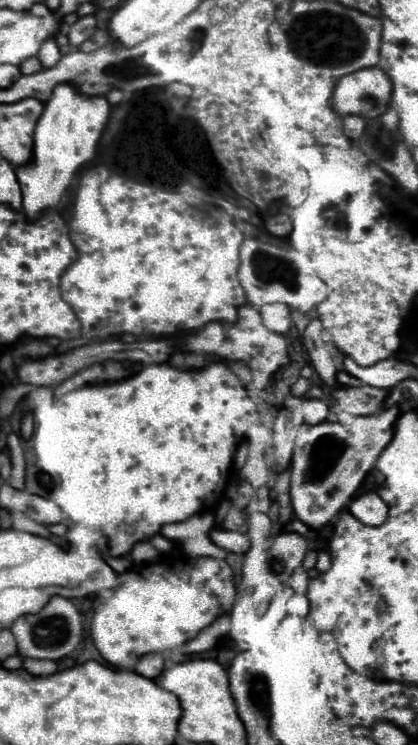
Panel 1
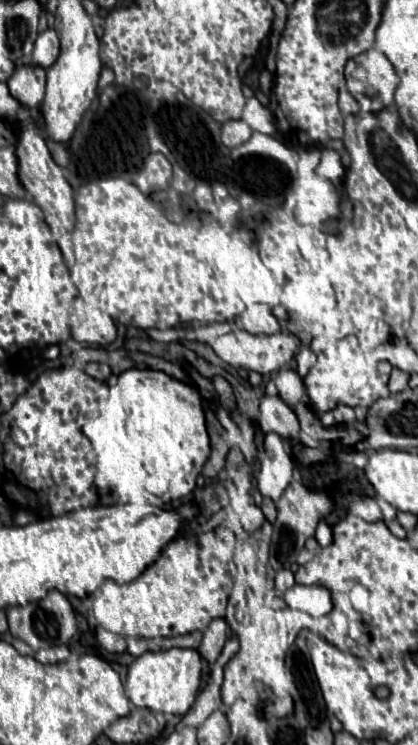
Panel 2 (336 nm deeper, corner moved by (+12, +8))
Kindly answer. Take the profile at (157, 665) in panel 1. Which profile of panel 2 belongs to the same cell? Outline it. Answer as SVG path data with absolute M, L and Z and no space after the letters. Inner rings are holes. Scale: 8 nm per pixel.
M96 627L96 639L98 639L98 643L100 643L106 651L110 651L110 653L122 653L122 651L126 649L124 637L114 635L114 633L110 633L110 631L102 629L102 627Z

